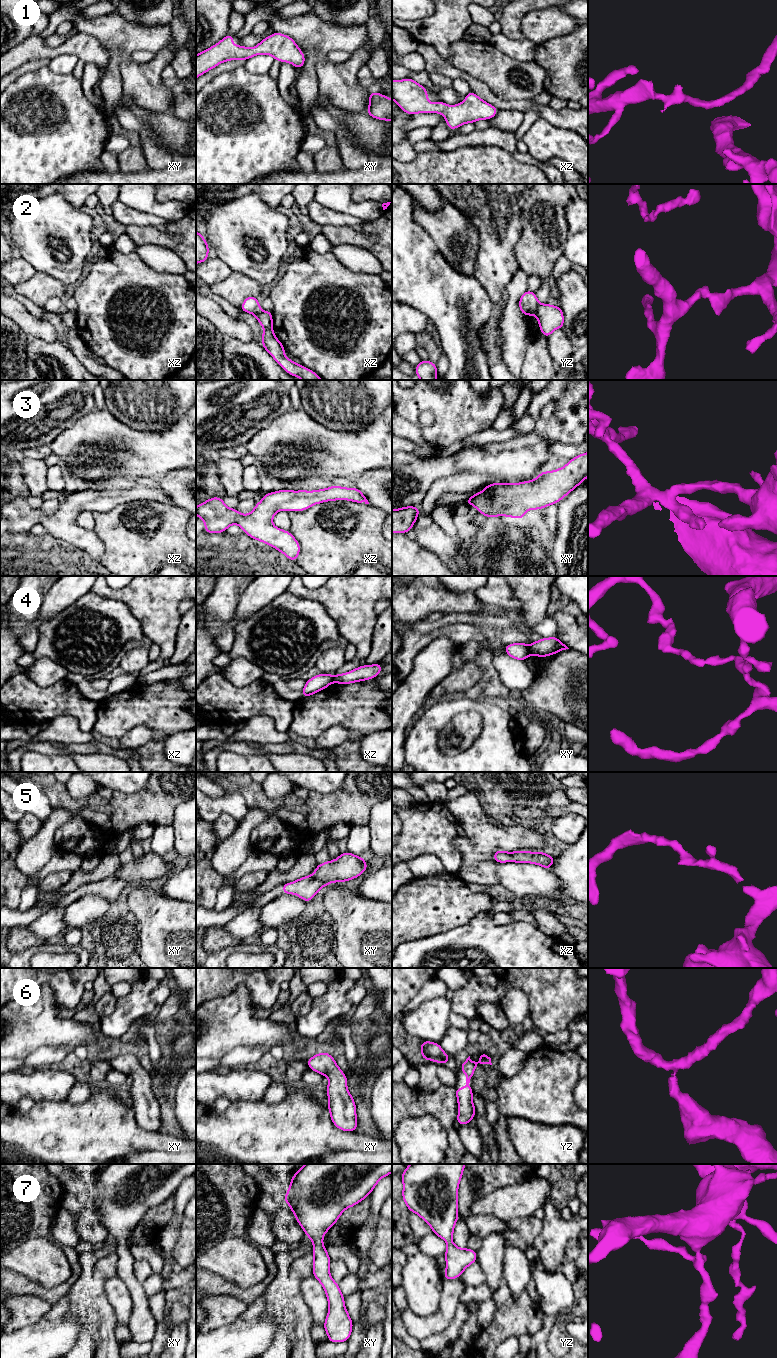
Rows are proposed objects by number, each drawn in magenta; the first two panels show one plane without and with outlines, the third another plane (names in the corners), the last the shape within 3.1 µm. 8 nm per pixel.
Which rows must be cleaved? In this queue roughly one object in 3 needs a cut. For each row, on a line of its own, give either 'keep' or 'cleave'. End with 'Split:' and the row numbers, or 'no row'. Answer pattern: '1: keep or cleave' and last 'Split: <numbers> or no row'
1: keep
2: cleave
3: keep
4: cleave
5: keep
6: keep
7: keep
Split: 2, 4

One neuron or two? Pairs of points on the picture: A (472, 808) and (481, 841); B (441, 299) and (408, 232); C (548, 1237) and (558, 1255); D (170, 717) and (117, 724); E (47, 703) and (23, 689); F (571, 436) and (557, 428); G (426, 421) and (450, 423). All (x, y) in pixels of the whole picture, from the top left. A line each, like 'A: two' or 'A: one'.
A: one
B: one
C: one
D: one
E: one
F: one
G: two

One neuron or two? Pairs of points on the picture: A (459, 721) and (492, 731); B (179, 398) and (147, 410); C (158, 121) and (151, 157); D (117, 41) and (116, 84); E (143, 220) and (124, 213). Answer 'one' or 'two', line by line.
A: two
B: one
C: two
D: one
E: one

